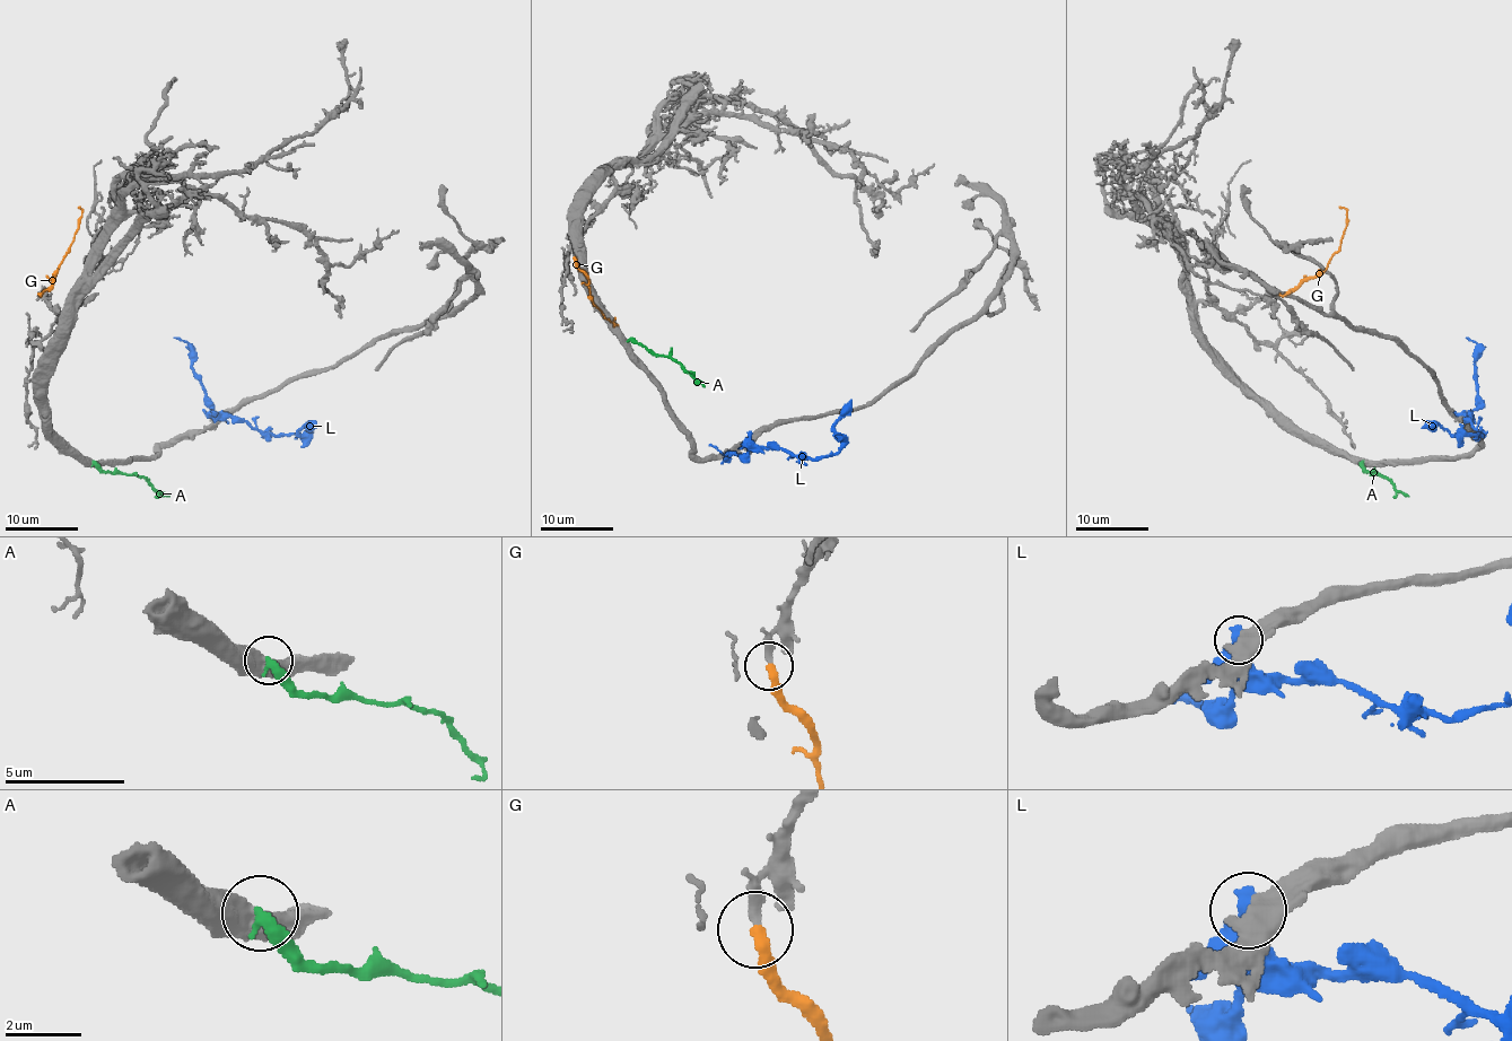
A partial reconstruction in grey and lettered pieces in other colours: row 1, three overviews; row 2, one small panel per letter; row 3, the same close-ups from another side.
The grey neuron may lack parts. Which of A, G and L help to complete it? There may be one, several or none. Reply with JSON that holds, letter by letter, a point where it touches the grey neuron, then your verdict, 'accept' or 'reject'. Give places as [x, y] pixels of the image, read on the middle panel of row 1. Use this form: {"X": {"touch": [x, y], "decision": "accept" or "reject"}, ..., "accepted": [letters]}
{"A": {"touch": [629, 340], "decision": "reject"}, "G": {"touch": [574, 257], "decision": "accept"}, "L": {"touch": [750, 436], "decision": "reject"}, "accepted": ["G"]}

